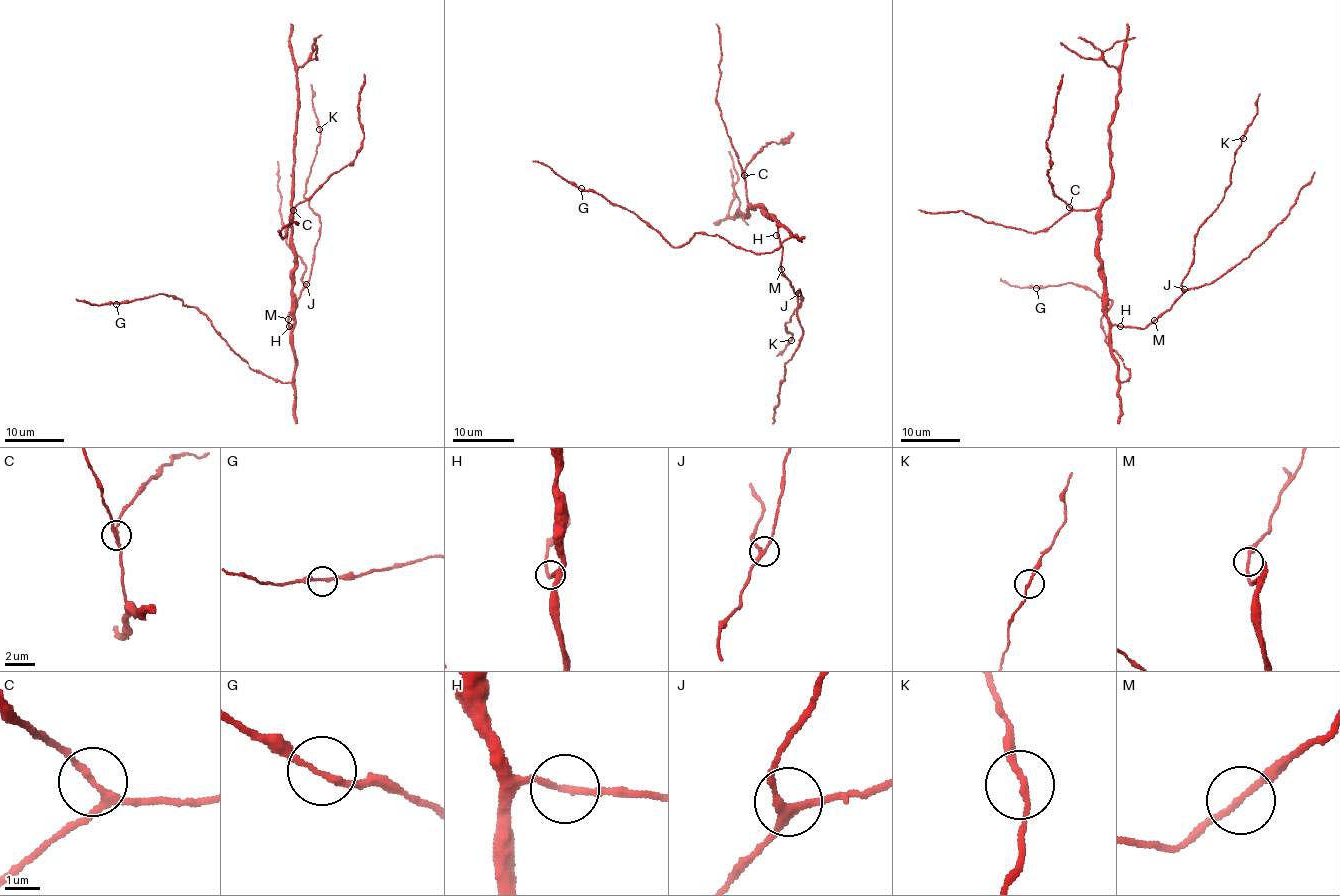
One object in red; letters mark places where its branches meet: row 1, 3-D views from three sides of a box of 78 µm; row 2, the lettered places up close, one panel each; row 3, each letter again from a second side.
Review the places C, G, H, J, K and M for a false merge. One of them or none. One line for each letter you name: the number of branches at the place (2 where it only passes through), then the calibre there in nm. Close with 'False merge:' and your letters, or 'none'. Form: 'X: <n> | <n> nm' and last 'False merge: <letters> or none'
False merge: none

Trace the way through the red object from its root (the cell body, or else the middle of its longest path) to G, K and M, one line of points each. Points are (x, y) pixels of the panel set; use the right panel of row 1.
G: (1112, 344), (1117, 378), (1124, 382), (1130, 373), (1106, 342), (1101, 323), (1112, 300), (1074, 283), (1036, 288)
K: (1112, 344), (1113, 325), (1147, 328), (1182, 293), (1182, 280), (1193, 260), (1194, 235), (1225, 194), (1243, 138)
M: (1112, 344), (1110, 328), (1113, 325), (1147, 328), (1154, 320)

